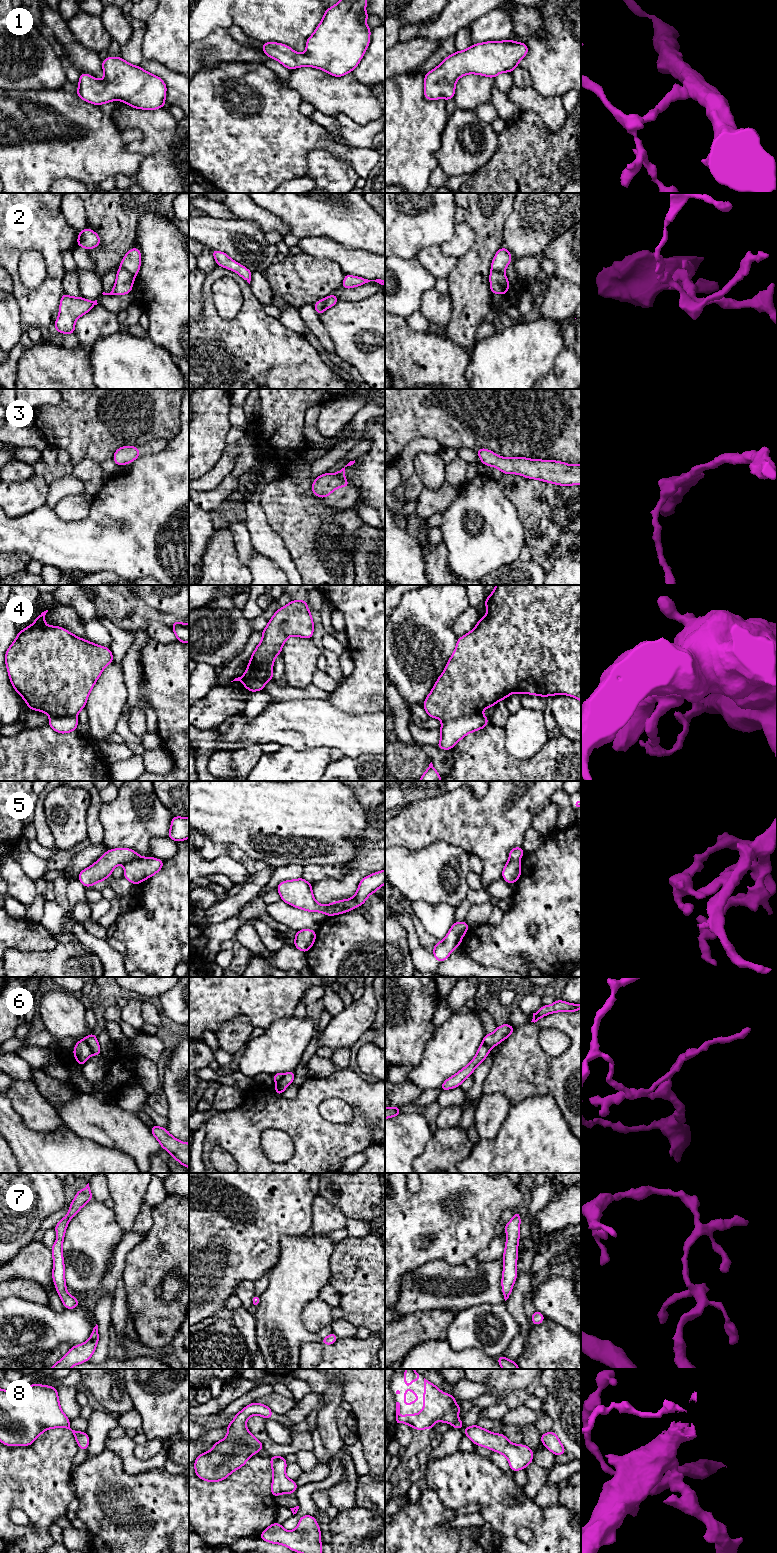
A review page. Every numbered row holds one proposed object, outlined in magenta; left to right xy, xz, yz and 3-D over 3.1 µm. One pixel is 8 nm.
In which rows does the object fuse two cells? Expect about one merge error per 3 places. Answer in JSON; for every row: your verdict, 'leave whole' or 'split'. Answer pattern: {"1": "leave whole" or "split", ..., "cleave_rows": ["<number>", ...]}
{"1": "leave whole", "2": "split", "3": "leave whole", "4": "leave whole", "5": "split", "6": "split", "7": "leave whole", "8": "leave whole", "cleave_rows": ["2", "5", "6"]}

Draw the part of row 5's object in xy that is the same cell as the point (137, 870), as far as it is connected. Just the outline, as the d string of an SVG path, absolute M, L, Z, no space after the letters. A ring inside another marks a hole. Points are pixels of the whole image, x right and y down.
M139 857L124 864L124 878L133 885L142 883L160 871L165 861L154 857Z

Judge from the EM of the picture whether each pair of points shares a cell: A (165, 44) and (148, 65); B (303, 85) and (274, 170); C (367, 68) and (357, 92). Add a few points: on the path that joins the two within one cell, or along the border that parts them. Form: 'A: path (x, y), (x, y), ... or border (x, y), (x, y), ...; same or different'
A: border (144, 58), (156, 60), (173, 71); different
B: border (282, 82), (286, 87), (295, 90), (303, 100); different
C: border (351, 72), (358, 80), (370, 87); different

